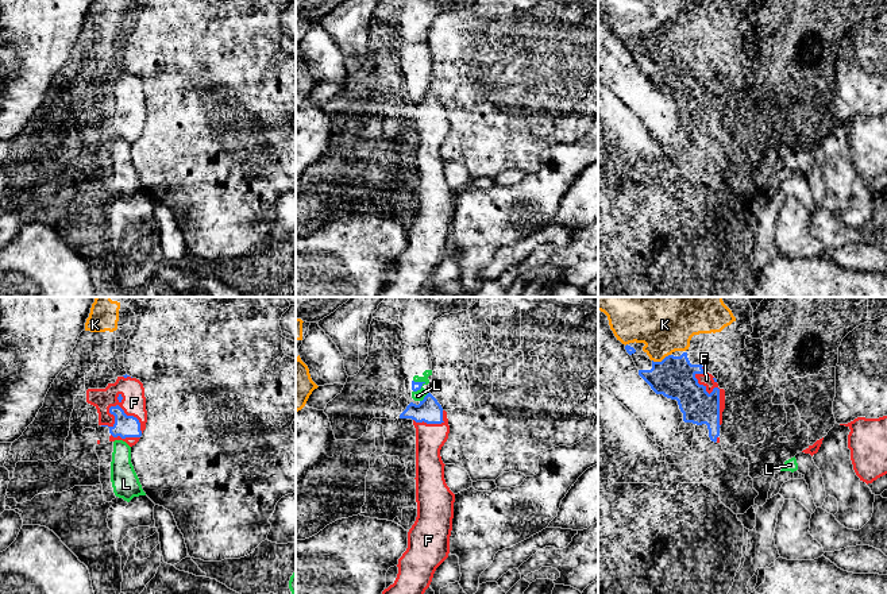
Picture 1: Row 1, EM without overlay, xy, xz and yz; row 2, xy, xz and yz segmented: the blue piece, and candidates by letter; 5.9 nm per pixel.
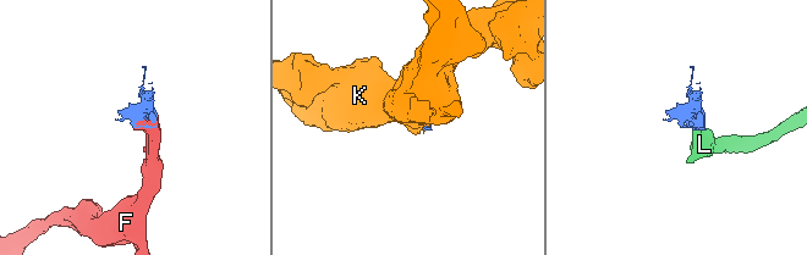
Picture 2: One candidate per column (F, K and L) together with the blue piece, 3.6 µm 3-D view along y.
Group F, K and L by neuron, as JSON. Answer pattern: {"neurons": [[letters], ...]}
{"neurons": [["F"], ["K"], ["L"]]}

